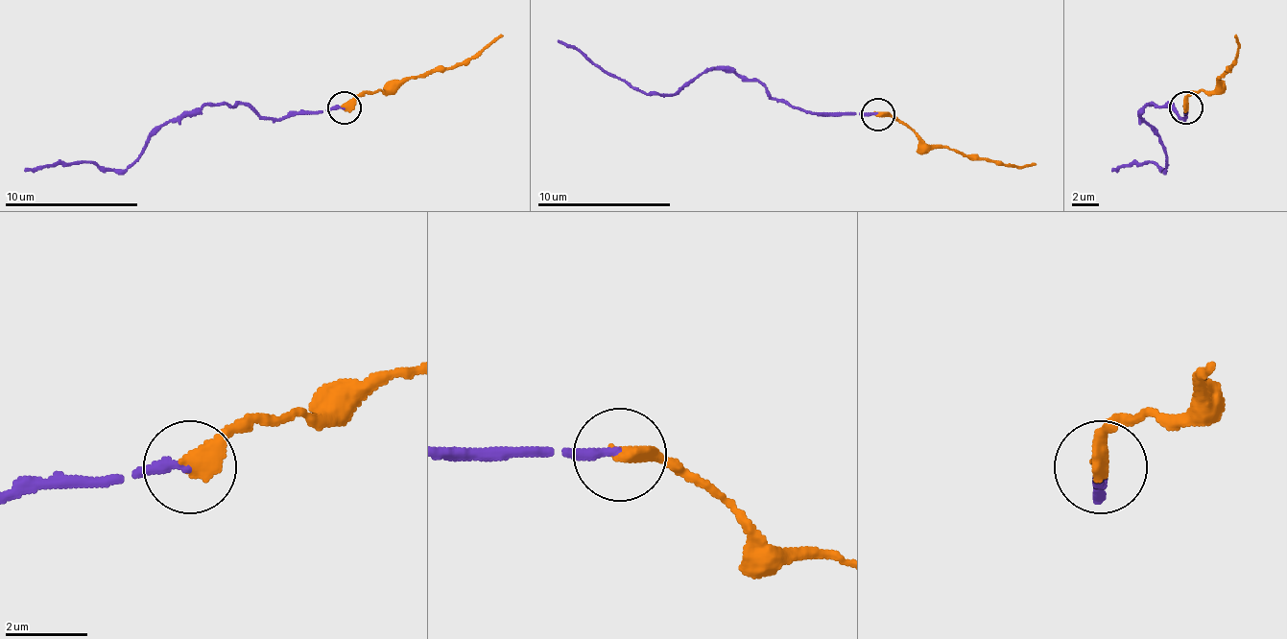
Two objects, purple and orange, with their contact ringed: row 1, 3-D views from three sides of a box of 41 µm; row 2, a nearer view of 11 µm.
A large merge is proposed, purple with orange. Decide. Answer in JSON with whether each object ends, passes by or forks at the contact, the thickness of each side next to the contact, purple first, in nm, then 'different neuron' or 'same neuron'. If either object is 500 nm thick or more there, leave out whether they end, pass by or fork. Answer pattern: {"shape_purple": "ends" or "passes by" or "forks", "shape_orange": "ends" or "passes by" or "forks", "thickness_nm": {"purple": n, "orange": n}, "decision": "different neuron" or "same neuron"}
{"shape_purple": "ends", "shape_orange": "ends", "thickness_nm": {"purple": 240, "orange": 480}, "decision": "different neuron"}

